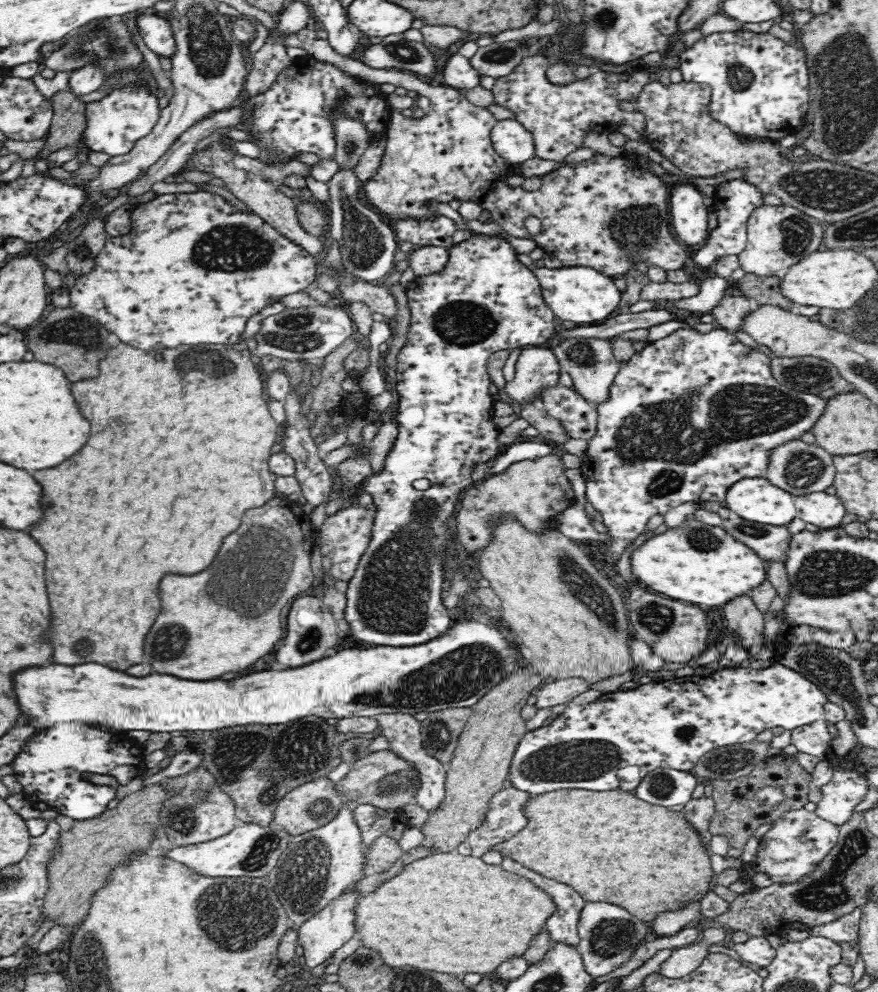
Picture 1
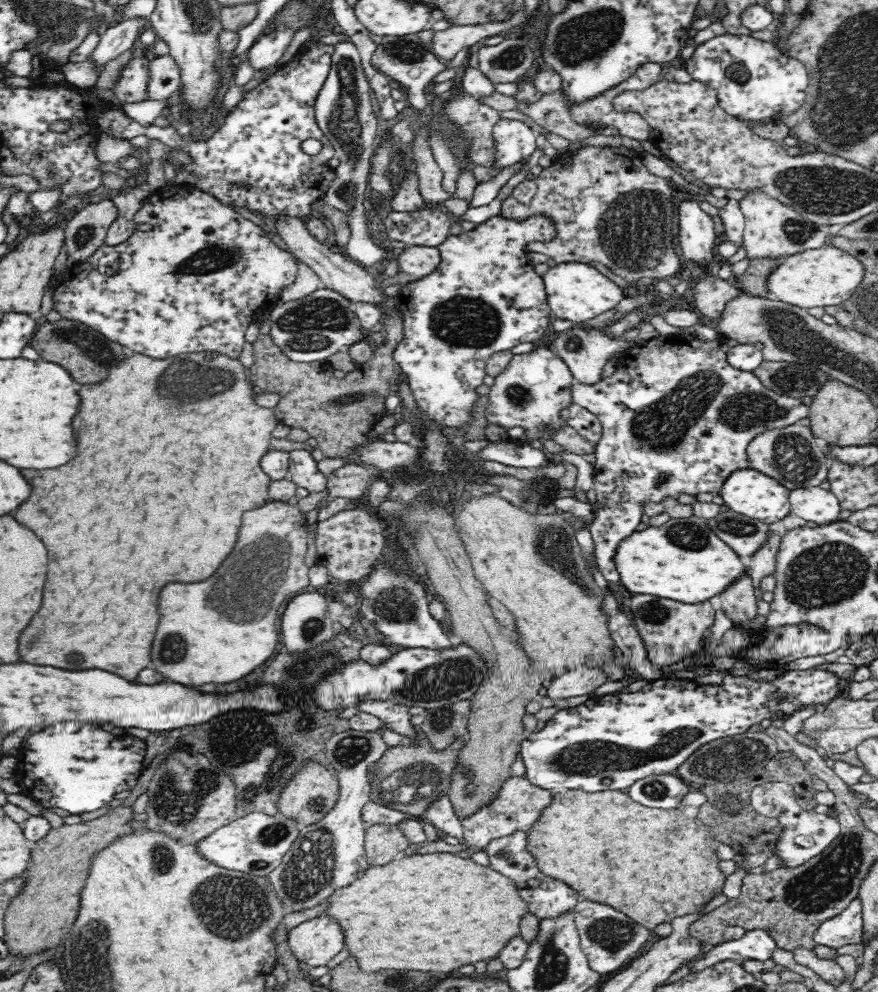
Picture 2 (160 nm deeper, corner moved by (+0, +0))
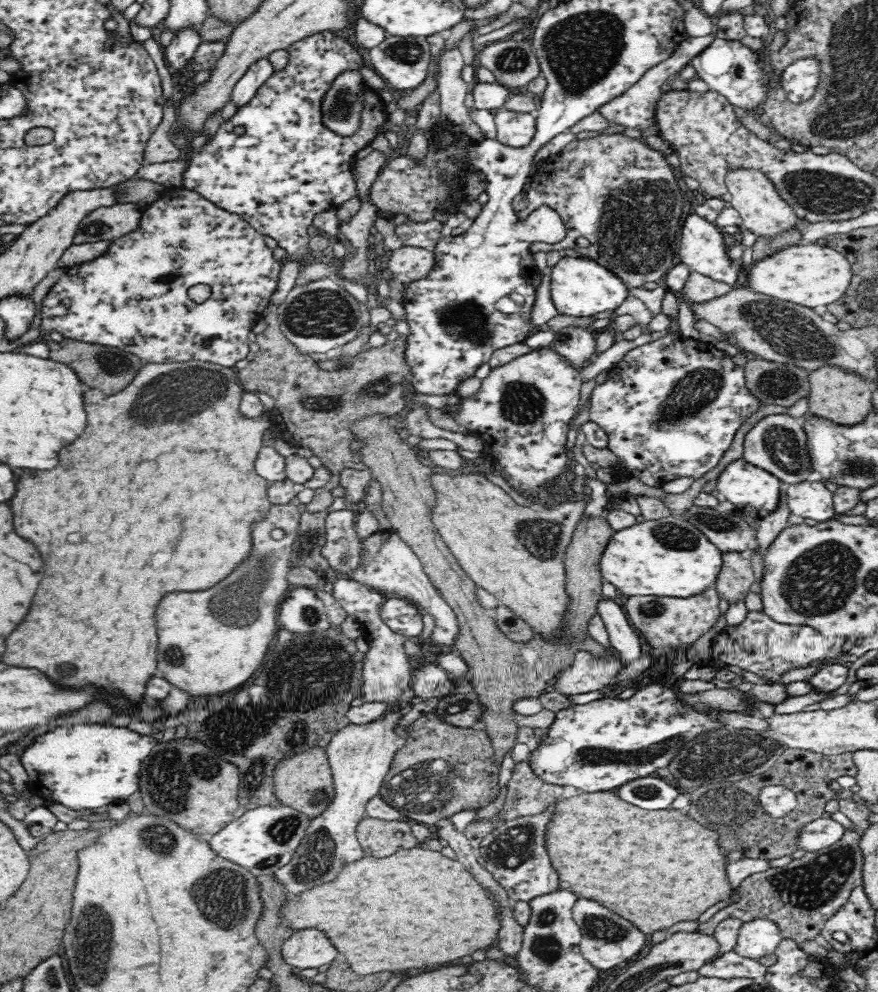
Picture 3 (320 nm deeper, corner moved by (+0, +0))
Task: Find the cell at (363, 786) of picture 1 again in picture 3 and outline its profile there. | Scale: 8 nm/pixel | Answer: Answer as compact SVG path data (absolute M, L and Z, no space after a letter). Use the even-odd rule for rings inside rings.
M432 710L409 728L409 737L394 755L379 794L404 811L405 819L435 829L437 822L450 819L456 812L477 812L495 802L500 791L502 761L496 762L494 755L492 741L485 729L452 726Z

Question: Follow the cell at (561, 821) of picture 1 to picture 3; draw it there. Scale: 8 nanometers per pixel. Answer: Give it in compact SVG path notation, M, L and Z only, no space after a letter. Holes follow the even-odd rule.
M614 791L590 792L554 805L545 843L561 884L579 897L602 902L608 910L630 920L644 934L652 934L664 931L676 922L696 920L710 906L727 901L732 894L726 870L729 860L727 852L719 846L719 834L692 820L681 810L648 812L627 804Z

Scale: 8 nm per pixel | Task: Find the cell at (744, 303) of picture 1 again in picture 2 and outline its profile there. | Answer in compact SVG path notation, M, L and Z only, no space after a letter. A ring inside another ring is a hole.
M709 273L694 281L692 288L694 308L704 317L718 318L726 302L736 298L736 295L742 291L739 285L732 285L718 275Z

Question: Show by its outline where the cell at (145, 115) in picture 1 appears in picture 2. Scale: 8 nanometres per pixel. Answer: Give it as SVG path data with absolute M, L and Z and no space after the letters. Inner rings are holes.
M172 55L152 56L150 62L150 100L164 100L179 93L182 88L182 69Z

